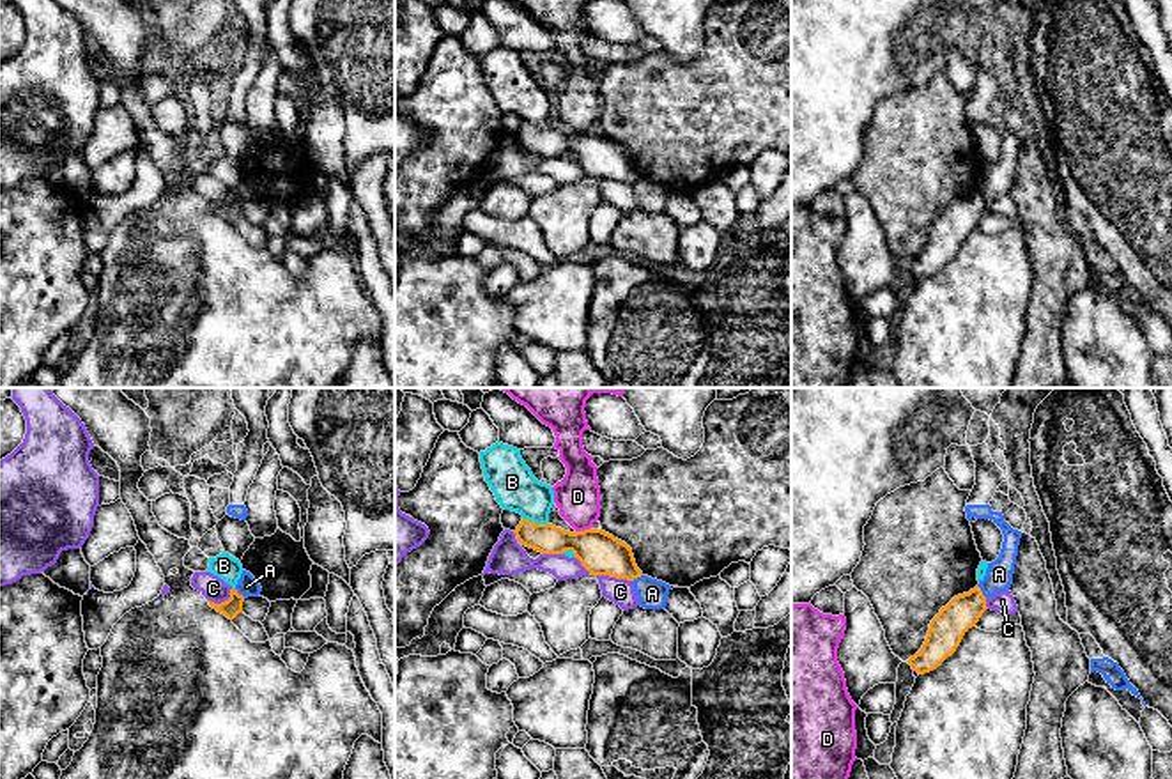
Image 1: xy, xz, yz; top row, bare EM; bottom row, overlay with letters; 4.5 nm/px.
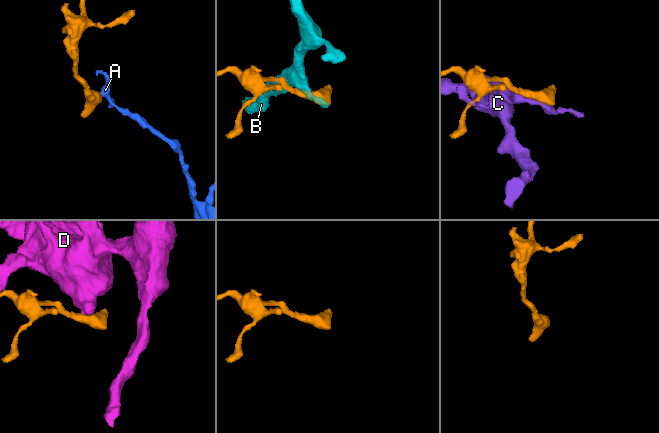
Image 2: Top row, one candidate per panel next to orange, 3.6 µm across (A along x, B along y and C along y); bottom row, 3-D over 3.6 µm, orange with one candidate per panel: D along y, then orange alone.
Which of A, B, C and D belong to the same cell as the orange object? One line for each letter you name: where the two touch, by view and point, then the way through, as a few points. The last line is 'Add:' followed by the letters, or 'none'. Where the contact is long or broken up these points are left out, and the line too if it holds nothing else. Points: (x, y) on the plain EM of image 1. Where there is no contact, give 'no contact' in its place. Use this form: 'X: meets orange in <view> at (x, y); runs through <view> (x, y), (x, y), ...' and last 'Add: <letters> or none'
Add: none

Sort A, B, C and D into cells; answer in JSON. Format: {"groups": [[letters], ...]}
{"groups": [["A"], ["B"], ["C"], ["D"]]}

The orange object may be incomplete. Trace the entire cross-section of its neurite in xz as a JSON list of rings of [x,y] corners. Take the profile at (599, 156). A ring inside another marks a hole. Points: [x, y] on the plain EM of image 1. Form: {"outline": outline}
{"outline": [[[522,122],[513,136],[522,149],[542,158],[572,154],[591,179],[609,179],[627,184],[643,179],[636,168],[632,152],[602,133],[590,131],[570,136],[549,126],[536,127]]]}

